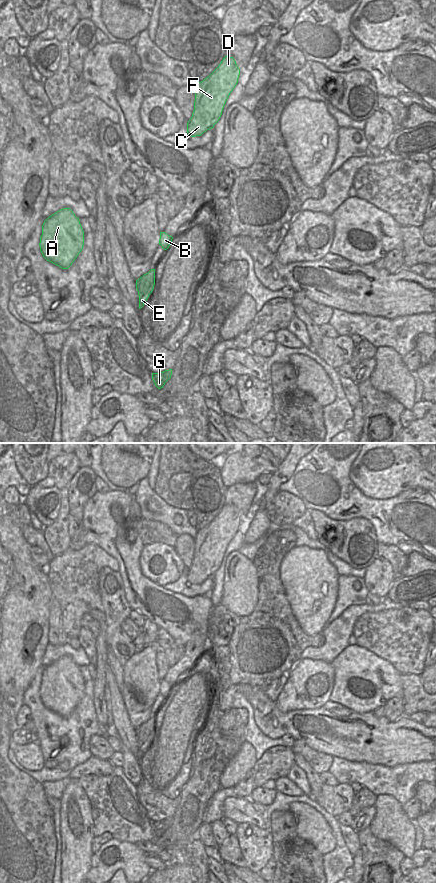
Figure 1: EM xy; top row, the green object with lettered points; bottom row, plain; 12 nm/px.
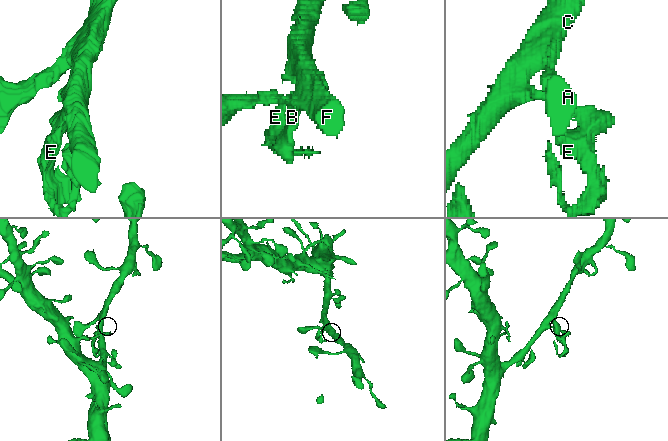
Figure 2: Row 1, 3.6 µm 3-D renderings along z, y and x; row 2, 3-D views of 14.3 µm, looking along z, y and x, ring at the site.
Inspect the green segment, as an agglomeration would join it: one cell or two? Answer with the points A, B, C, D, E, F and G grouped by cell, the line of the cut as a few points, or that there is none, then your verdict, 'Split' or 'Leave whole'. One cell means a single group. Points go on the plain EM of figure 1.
Groups: A B C D F / E G. Split along xy (163, 695), (166, 697). Split.

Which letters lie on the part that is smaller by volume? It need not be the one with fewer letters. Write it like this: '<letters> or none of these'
E, G

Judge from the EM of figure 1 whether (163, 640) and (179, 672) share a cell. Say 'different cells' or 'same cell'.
different cells

